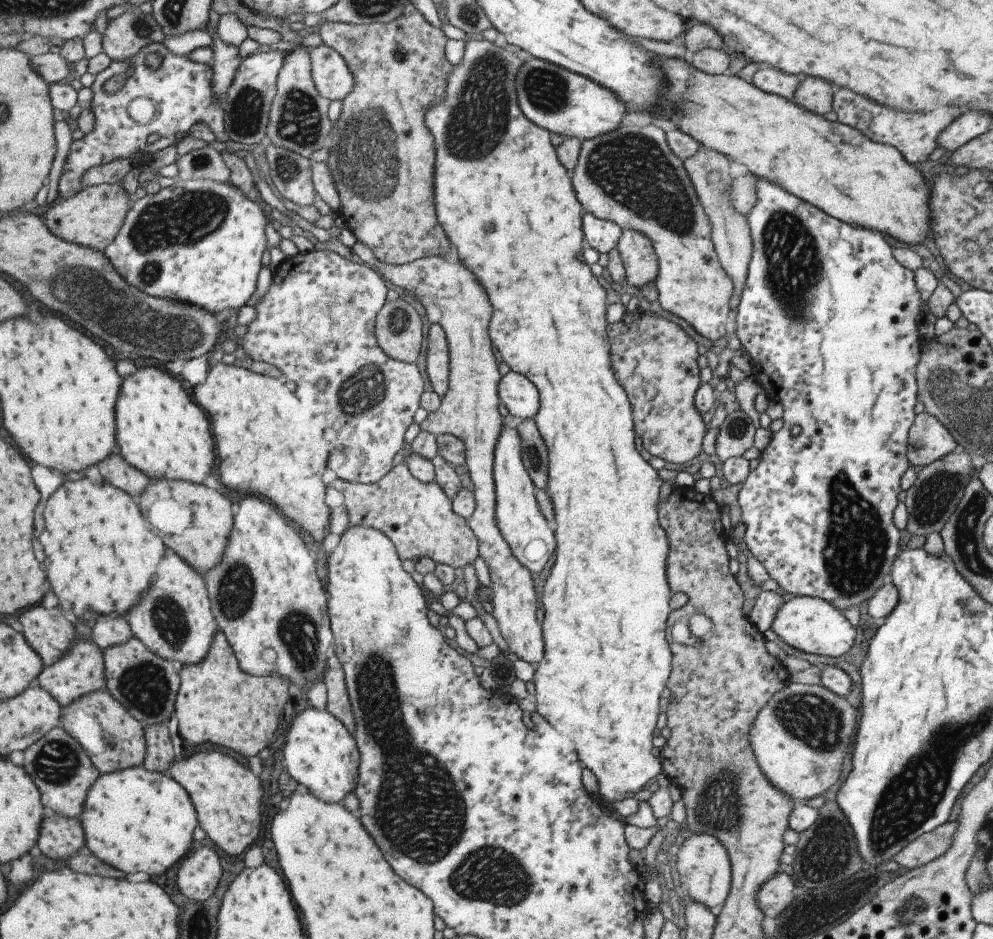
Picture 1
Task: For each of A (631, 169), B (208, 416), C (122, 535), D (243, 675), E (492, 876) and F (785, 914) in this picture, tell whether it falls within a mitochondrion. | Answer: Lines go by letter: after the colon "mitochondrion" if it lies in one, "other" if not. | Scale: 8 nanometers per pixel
A: mitochondrion
B: other
C: other
D: other
E: mitochondrion
F: other

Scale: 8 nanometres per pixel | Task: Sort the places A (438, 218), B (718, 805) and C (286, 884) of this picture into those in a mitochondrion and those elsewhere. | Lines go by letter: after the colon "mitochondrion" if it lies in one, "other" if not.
A: other
B: mitochondrion
C: other

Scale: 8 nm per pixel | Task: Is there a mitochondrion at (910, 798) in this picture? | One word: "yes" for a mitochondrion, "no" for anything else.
yes

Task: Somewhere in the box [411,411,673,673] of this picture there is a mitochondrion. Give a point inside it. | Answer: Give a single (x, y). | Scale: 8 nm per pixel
(532, 456)

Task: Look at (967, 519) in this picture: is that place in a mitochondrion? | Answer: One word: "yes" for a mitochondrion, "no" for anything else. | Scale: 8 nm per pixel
yes

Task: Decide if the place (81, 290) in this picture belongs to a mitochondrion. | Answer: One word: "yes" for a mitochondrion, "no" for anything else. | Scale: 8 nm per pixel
yes

